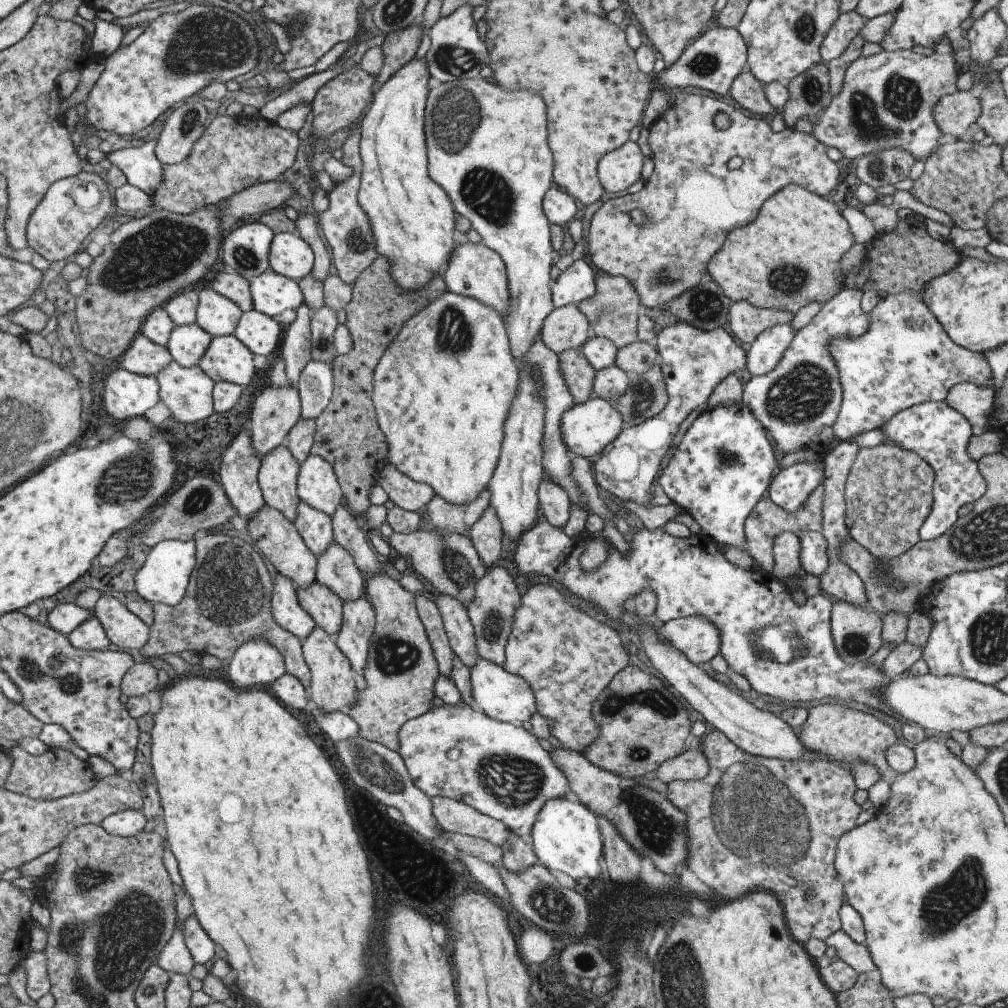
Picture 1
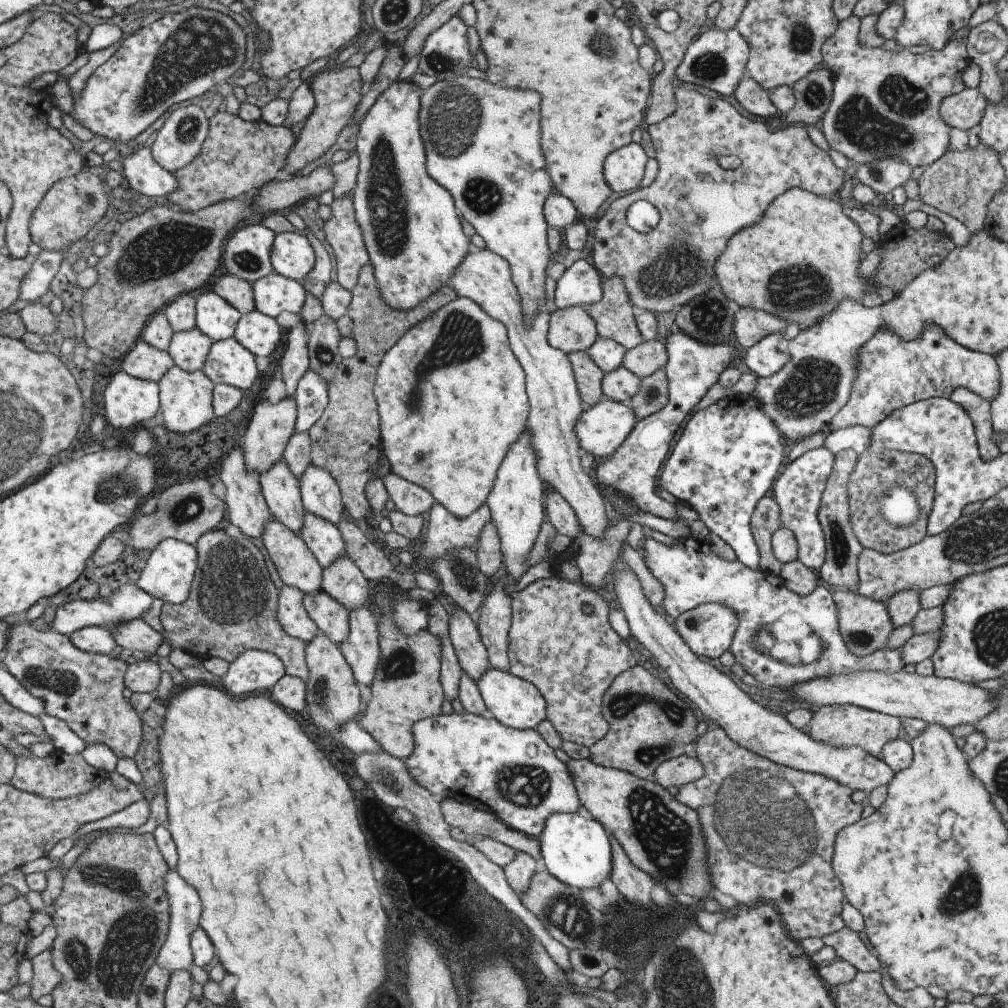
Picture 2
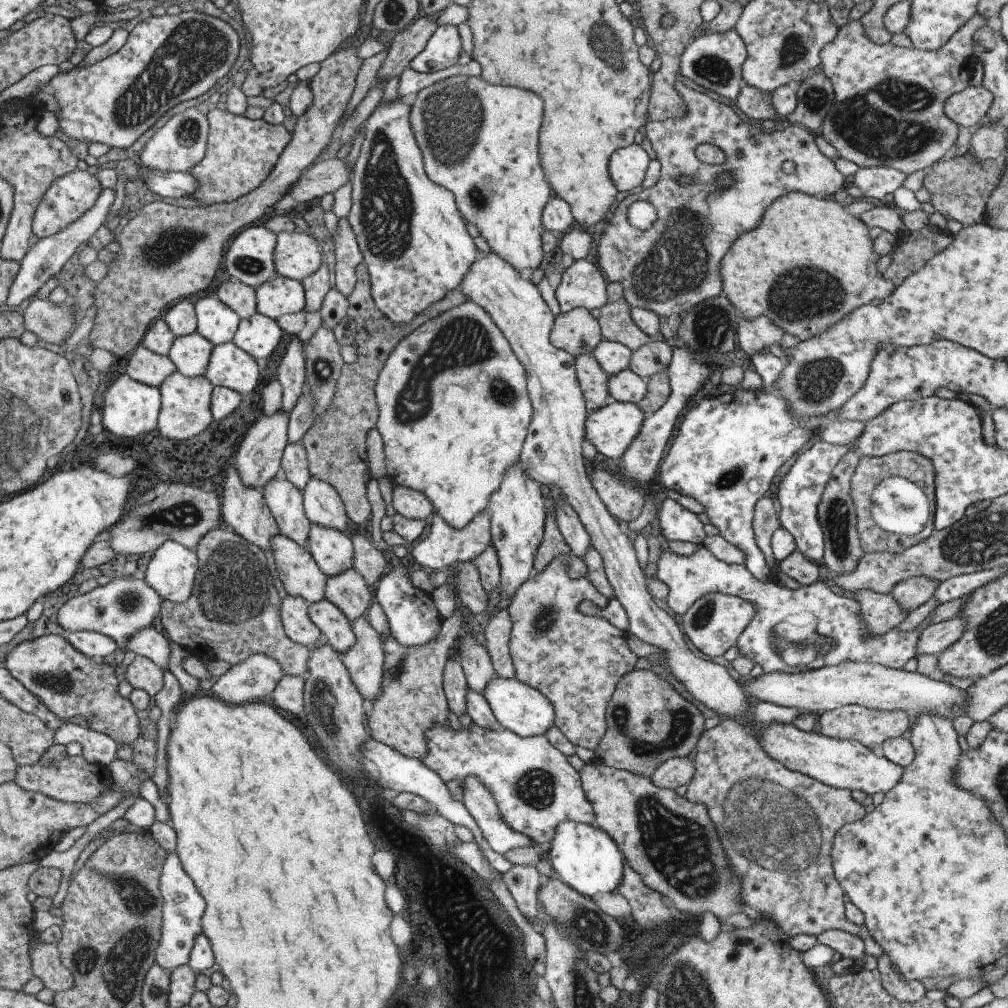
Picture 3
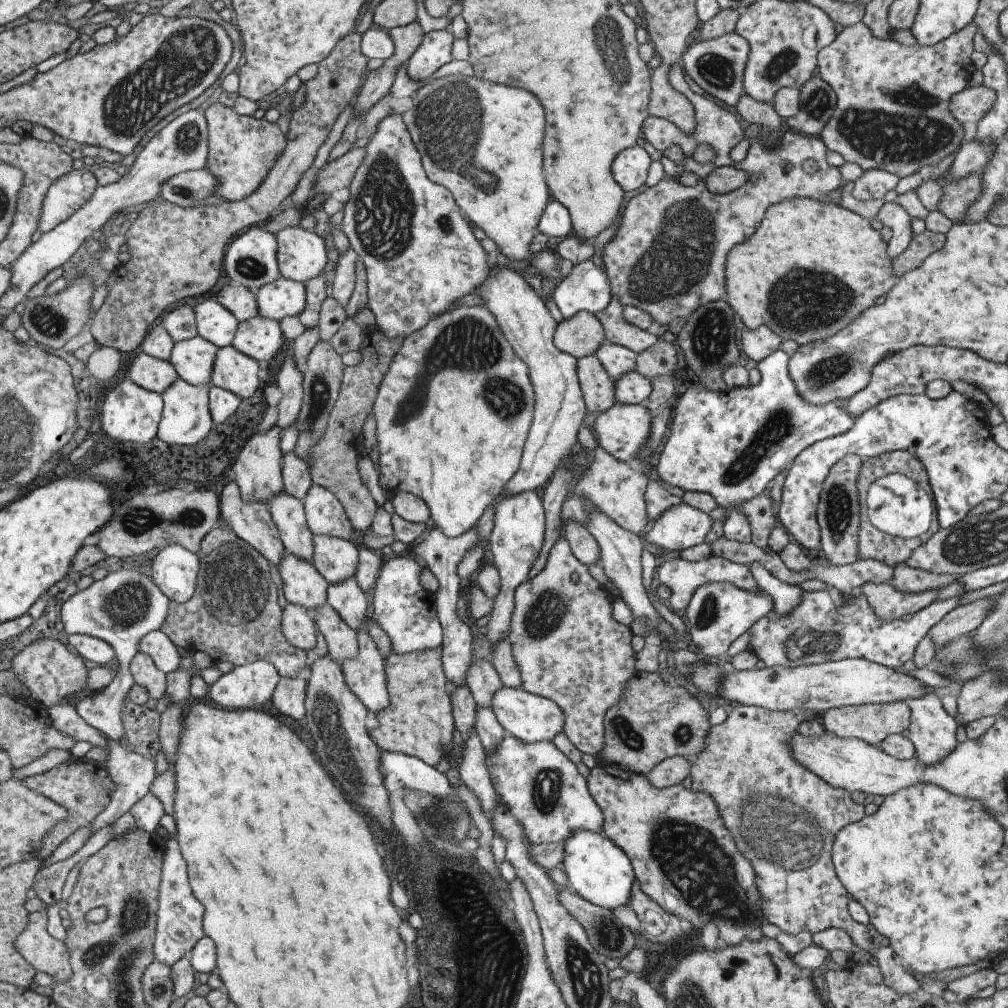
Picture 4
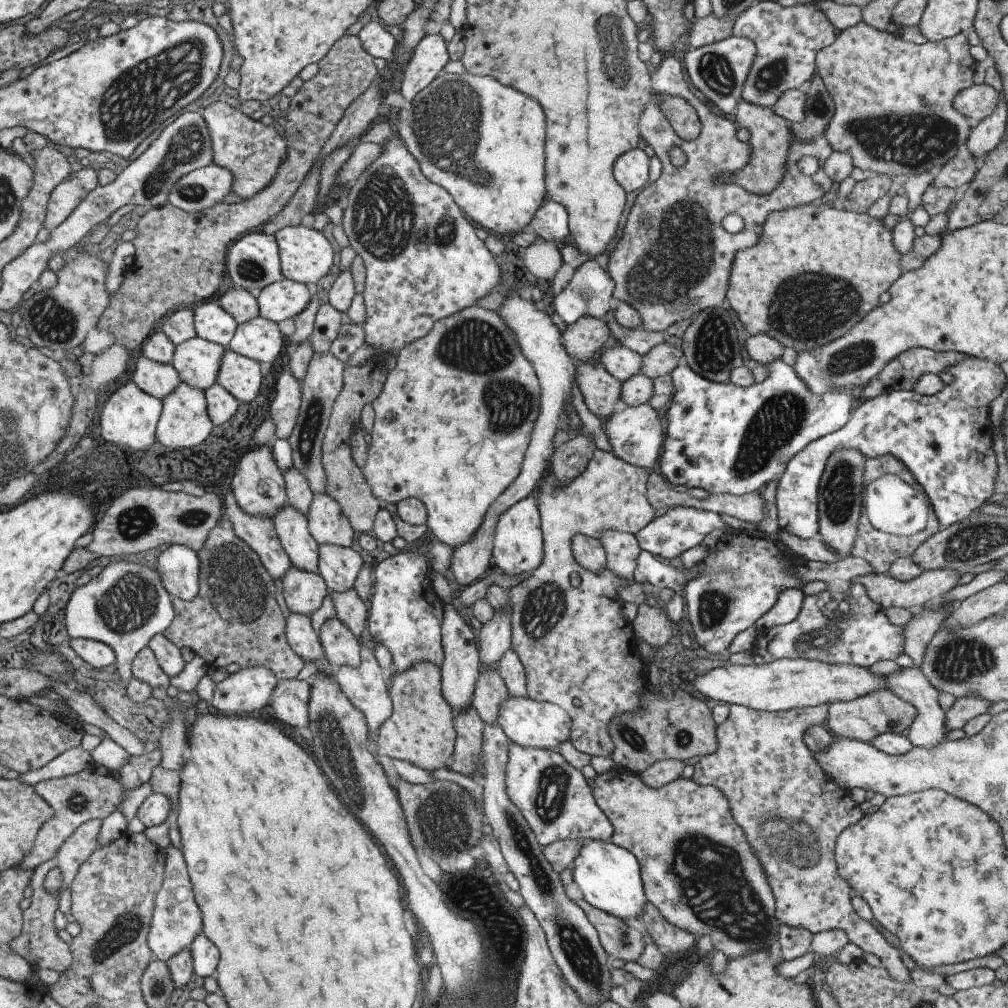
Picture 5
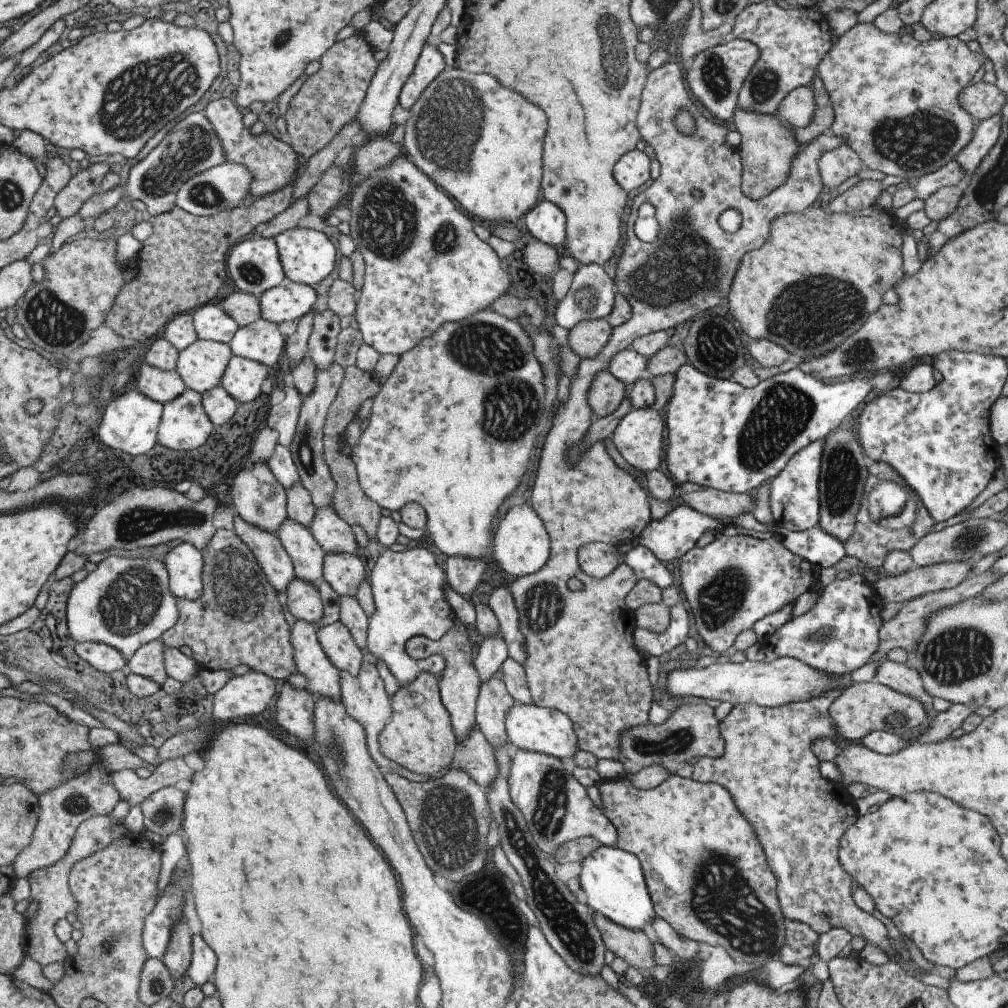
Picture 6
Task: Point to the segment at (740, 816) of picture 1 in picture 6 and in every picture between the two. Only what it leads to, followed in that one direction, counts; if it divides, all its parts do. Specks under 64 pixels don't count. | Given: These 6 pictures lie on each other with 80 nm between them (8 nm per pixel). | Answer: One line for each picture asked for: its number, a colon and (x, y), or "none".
2: (769, 829)
3: (782, 822)
4: (783, 818)
5: (790, 814)
6: (767, 766)

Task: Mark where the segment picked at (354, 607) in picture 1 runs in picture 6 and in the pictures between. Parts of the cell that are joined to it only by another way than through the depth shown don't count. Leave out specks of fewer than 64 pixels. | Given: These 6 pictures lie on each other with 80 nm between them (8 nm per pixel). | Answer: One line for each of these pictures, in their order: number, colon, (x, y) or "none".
2: (360, 648)
3: (363, 661)
4: (364, 676)
5: (365, 686)
6: (363, 696)

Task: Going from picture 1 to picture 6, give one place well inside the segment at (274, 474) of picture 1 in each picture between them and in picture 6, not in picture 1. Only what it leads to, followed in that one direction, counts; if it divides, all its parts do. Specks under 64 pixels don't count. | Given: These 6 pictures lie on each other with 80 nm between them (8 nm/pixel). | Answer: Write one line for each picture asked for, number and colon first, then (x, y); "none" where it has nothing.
2: (279, 488)
3: (283, 500)
4: (287, 513)
5: (290, 526)
6: (306, 555)

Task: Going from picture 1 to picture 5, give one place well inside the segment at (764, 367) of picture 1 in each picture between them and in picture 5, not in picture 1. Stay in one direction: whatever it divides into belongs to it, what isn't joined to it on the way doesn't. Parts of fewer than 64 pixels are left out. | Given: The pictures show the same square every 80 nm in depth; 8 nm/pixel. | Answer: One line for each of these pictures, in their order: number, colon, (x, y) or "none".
2: (766, 357)
3: (725, 451)
4: (730, 444)
5: (724, 439)

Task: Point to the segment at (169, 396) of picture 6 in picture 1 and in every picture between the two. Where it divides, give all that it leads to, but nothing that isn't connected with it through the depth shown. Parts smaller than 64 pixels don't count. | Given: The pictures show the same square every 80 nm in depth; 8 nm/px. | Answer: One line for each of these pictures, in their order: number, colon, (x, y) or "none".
1: (143, 357)
2: (143, 361)
3: (146, 367)
4: (148, 373)
5: (155, 379)

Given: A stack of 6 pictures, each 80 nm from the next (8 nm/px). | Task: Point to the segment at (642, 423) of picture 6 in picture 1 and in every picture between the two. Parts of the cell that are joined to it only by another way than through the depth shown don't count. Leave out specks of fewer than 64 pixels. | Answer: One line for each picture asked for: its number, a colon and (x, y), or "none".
1: (585, 428)
2: (600, 428)
3: (610, 429)
4: (622, 431)
5: (635, 434)

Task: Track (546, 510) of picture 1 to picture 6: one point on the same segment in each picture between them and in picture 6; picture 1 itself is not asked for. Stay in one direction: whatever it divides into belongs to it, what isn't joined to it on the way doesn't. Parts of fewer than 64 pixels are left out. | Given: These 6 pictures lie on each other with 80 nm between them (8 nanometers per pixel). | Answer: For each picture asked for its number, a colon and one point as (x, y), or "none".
2: (557, 511)
3: (569, 526)
4: (582, 546)
5: (587, 551)
6: (596, 559)

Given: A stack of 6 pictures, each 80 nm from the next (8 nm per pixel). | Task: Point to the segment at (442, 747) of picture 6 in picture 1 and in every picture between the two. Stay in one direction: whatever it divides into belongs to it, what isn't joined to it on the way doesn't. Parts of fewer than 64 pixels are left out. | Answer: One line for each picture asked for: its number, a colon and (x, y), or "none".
1: (400, 669)
2: (405, 687)
3: (411, 700)
4: (417, 722)
5: (419, 730)

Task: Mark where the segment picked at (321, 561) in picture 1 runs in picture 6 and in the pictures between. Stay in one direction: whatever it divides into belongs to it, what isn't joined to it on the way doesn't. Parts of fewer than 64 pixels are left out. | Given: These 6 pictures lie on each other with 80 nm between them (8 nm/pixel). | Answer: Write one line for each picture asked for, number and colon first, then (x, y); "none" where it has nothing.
2: (342, 580)
3: (347, 591)
4: (346, 598)
5: (349, 609)
6: (351, 615)

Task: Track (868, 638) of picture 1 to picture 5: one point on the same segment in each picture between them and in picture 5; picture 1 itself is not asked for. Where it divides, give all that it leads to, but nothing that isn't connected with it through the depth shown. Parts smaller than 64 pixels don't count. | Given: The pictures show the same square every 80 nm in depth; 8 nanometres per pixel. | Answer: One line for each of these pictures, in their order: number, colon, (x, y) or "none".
2: (863, 624)
3: (880, 612)
4: (886, 602)
5: (885, 592)

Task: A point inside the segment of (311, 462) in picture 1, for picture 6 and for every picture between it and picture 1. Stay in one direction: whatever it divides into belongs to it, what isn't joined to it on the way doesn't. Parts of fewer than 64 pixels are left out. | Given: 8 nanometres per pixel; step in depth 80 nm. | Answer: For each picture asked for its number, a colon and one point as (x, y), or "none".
2: (320, 495)
3: (321, 504)
4: (324, 516)
5: (326, 524)
6: (332, 532)

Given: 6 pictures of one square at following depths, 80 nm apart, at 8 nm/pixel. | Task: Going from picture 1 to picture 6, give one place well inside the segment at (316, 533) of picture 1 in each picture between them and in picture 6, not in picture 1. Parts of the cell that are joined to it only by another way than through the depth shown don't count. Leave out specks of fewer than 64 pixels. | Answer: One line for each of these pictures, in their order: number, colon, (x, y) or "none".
2: (321, 537)
3: (332, 551)
4: (335, 560)
5: (338, 566)
6: (343, 572)

